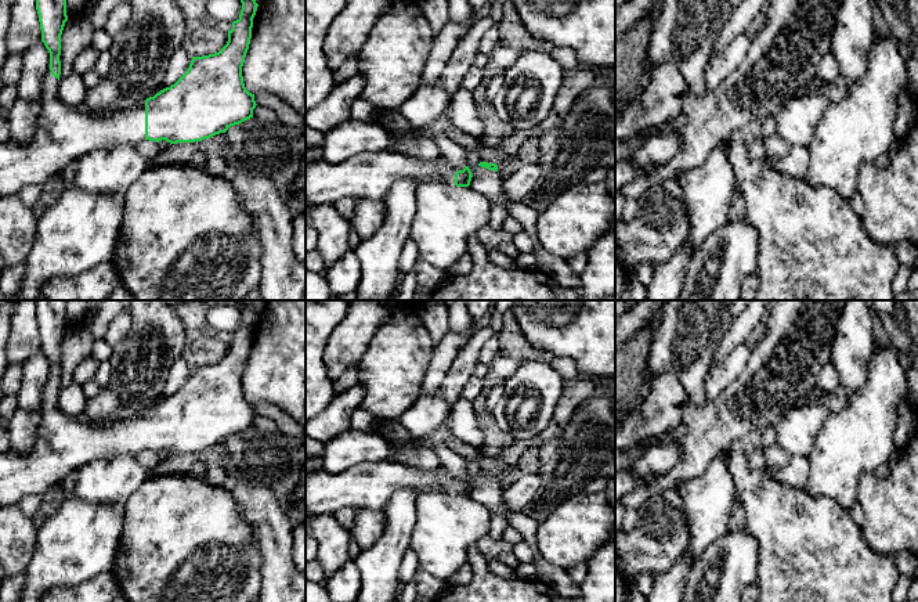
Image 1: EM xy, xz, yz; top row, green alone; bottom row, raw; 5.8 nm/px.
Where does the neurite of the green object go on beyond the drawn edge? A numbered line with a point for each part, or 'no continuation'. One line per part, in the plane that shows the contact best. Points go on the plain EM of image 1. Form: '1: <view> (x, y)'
1: xy (62, 443)

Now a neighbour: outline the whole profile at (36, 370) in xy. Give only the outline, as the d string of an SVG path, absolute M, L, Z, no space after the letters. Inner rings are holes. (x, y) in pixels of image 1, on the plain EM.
M43 352L30 356L22 365L22 382L17 393L18 408L40 412L41 389L50 378L50 363Z

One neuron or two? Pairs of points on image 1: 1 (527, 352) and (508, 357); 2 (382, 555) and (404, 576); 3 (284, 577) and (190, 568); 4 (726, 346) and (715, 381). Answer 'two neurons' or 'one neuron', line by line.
1: one neuron
2: two neurons
3: two neurons
4: two neurons

